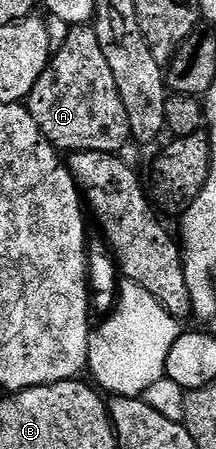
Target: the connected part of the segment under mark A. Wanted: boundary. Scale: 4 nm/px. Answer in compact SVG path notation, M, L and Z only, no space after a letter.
M91 25L72 26L68 30L62 45L54 48L45 73L41 73L37 85L33 85L30 95L25 100L25 106L33 121L37 121L37 129L41 129L43 136L63 153L76 151L119 153L131 139L131 125L125 101L121 99L117 81L113 79L113 69L109 69L109 61L105 61L105 53L101 53L101 41L97 41L97 33Z

